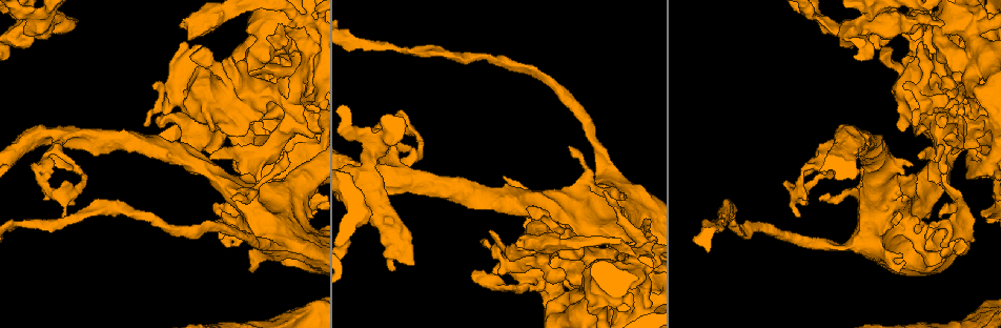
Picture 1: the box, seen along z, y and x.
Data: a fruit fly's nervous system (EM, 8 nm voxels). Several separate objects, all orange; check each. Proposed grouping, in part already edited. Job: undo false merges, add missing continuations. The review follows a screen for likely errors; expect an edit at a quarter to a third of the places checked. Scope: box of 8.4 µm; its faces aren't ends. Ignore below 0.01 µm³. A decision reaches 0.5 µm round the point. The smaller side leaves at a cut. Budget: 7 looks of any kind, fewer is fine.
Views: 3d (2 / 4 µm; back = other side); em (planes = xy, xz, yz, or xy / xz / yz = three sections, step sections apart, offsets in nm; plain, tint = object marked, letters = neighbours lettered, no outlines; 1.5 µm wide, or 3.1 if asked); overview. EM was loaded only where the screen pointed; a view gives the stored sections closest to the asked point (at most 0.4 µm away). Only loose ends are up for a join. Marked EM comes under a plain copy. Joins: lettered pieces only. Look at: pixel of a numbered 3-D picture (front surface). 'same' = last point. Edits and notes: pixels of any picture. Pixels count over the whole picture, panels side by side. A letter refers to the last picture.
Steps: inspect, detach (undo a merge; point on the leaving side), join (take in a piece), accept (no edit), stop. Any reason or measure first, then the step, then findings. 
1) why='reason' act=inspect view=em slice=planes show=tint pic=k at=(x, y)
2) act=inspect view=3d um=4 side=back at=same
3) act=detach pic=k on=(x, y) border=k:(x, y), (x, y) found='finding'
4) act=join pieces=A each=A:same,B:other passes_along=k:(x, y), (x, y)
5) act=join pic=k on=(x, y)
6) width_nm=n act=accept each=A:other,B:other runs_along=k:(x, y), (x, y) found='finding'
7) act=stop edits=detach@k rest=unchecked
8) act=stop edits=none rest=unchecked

why='abrupt turn' act=inspect view=em slice=xz step=8 show=letters pic=1 at=(373, 145)

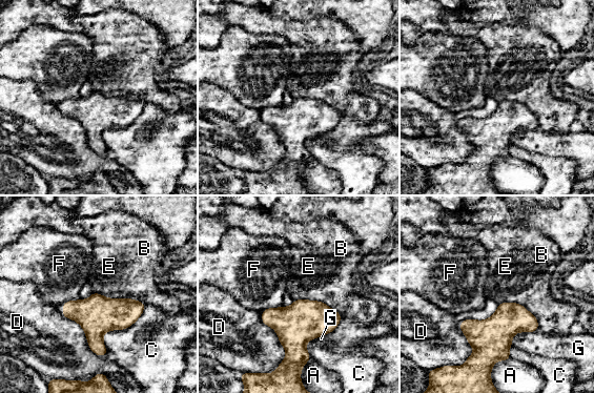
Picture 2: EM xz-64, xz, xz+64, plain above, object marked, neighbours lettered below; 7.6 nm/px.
width_nm=110 act=accept each=A:other,B:other,C:other,D:other,E:other,F:other,G:other border=2:(93, 292), (145, 304) found='all the same cell'

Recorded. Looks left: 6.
why='free end' act=inspect view=em slice=planes show=tint pic=1 at=(221, 214)

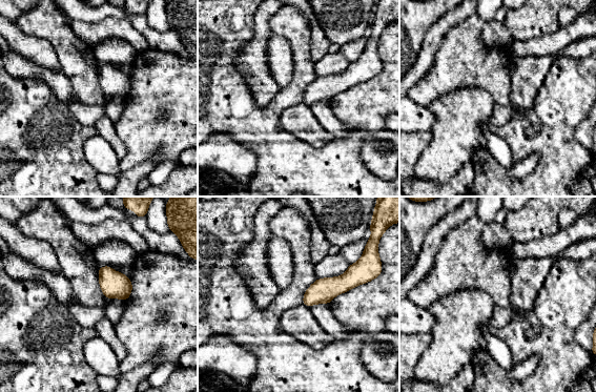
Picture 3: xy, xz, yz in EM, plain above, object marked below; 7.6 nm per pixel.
why='see the neighbours' act=inspect view=em slice=planes show=letters at=same

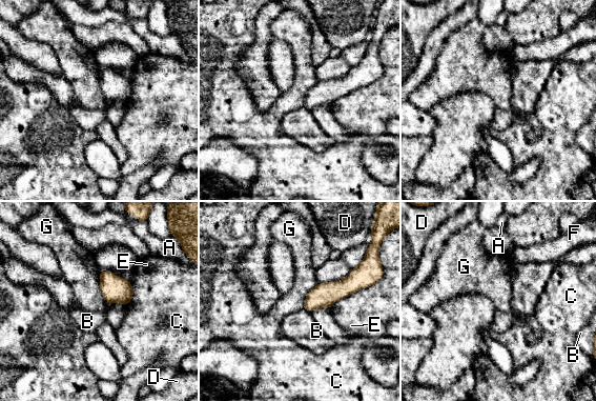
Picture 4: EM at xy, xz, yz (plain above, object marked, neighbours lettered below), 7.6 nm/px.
longest_contact=C:360nm act=accept each=A:other,B:other,C:other,D:other,E:other,F:other,G:other found='no lettered piece goes on from it'

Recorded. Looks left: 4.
act=inspect view=3d um=4 pic=1 at=(975, 239)

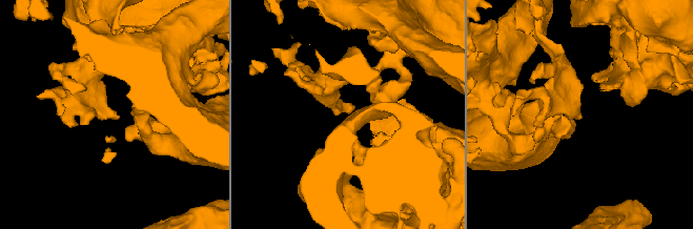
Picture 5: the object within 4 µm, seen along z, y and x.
act=inspect view=em slice=planes show=letters pic=5 at=(108, 114)

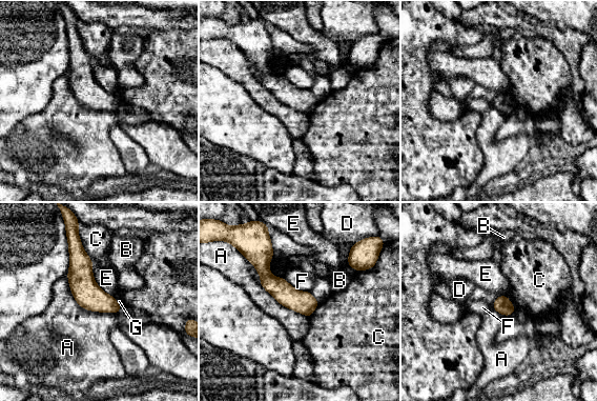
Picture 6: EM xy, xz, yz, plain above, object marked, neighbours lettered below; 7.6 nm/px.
act=accept each=A:other,B:other,C:other,D:other,E:other,F:other,G:other border=6:(66, 275), (84, 308), (122, 309) found='no lettered piece goes on from it'

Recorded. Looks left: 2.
act=stop edits=none rest=unchecked

